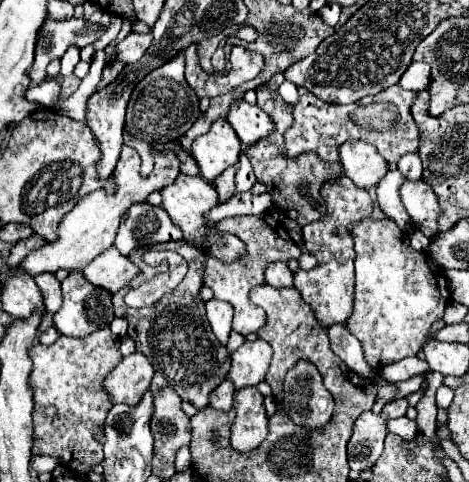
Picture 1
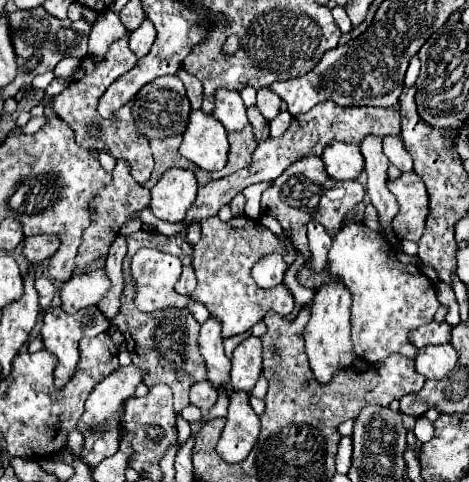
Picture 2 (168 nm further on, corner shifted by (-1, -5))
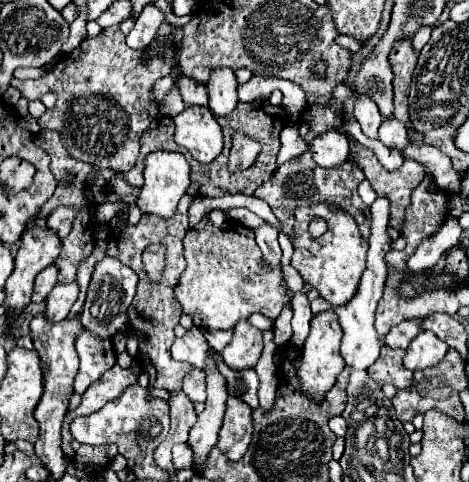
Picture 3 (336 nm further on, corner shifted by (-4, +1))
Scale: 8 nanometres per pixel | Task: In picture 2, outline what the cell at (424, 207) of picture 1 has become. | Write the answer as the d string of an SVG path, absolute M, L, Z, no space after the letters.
M402 173L400 179L388 183L392 195L398 201L398 213L392 221L402 239L418 241L426 227L430 209L428 191L416 173Z

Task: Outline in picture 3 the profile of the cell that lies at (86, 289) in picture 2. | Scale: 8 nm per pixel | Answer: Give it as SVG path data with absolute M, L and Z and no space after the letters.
M59 283L59 285L55 285L53 291L45 299L43 317L51 323L63 321L67 317L69 309L73 307L77 295L79 295L79 285L77 283L67 283L67 285Z

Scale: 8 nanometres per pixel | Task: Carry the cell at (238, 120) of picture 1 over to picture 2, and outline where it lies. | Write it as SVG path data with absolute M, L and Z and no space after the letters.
M220 89L216 93L216 107L214 107L216 119L226 127L226 131L242 131L250 121L246 117L244 101L236 91Z

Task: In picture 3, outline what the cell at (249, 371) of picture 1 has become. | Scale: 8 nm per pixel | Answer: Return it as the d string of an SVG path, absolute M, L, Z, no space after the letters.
M241 319L233 327L233 339L221 351L223 361L231 369L247 369L247 365L255 367L263 351L263 333L249 325L247 319Z

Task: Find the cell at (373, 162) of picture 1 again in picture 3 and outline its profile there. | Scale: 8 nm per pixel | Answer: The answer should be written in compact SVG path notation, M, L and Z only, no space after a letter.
M327 131L309 143L309 151L319 167L335 167L349 159L351 143L347 135L339 131Z

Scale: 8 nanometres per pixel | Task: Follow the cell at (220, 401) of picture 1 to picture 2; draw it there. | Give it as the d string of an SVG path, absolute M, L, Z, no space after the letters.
M208 381L196 383L196 385L192 387L192 391L190 391L190 401L192 401L192 405L200 407L202 411L212 409L214 403L216 403L216 399L218 399L218 389L216 389L212 383L208 383Z

